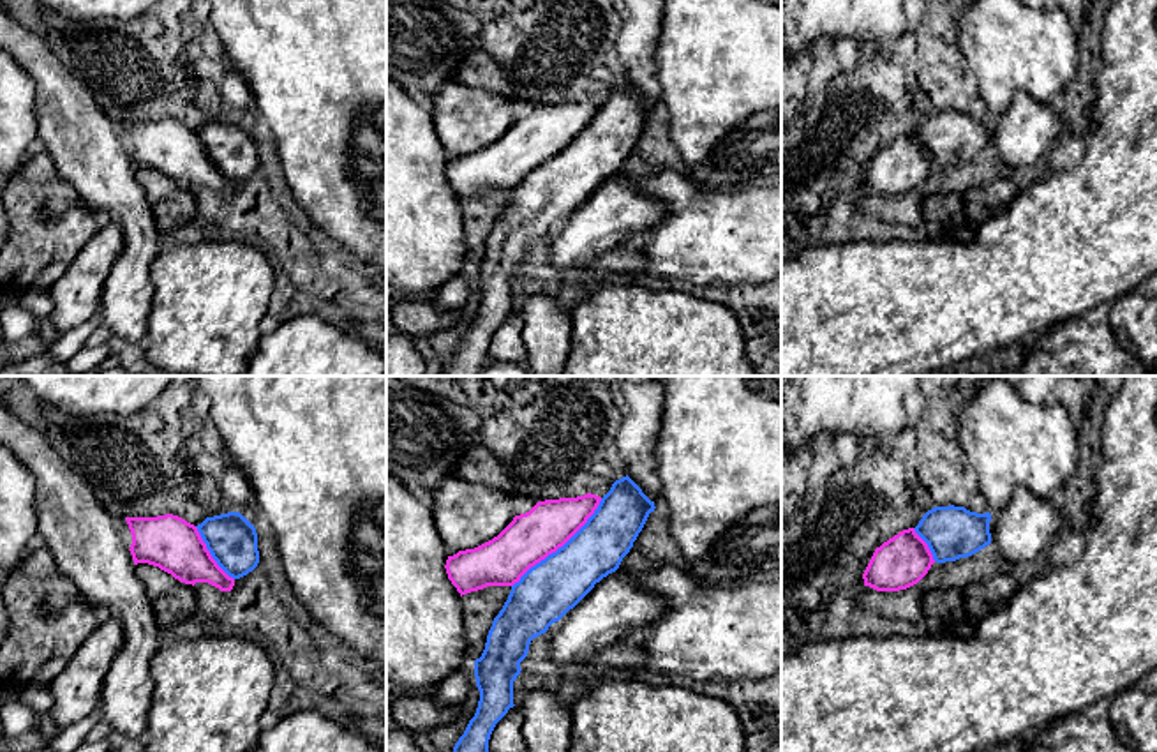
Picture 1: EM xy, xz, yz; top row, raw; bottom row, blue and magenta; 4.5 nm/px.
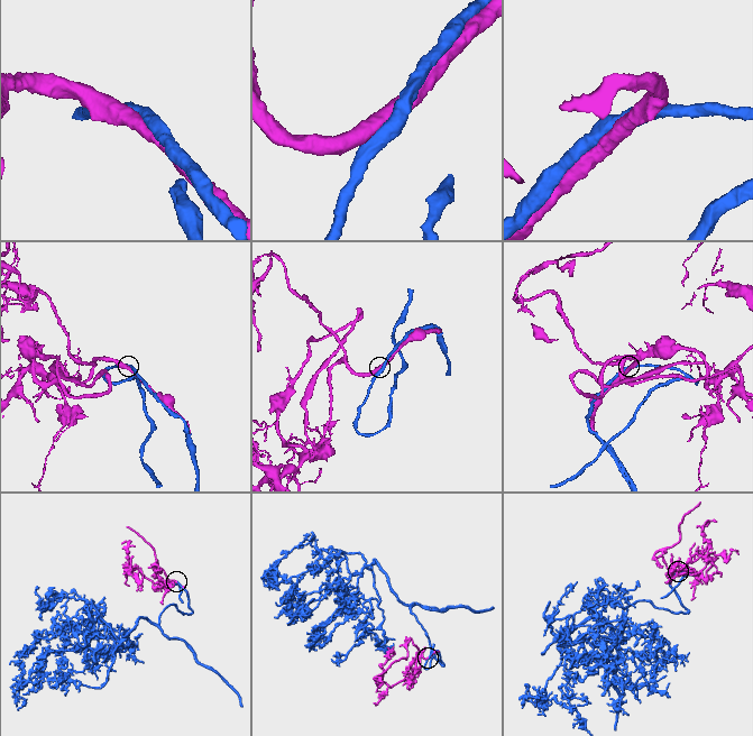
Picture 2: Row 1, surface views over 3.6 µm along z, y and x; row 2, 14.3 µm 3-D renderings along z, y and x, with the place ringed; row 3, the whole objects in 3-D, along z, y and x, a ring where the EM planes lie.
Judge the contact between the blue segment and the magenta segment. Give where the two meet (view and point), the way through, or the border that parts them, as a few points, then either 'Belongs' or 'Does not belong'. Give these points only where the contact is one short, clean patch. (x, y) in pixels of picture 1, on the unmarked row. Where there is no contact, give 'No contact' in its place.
Touches blue at xz (559, 152). Belongs

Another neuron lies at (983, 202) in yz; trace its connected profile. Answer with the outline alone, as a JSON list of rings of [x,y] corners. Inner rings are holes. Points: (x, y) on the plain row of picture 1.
[[[1009,177],[975,187],[963,194],[965,214],[972,222],[982,222],[1009,207],[1018,191],[1016,182]]]

